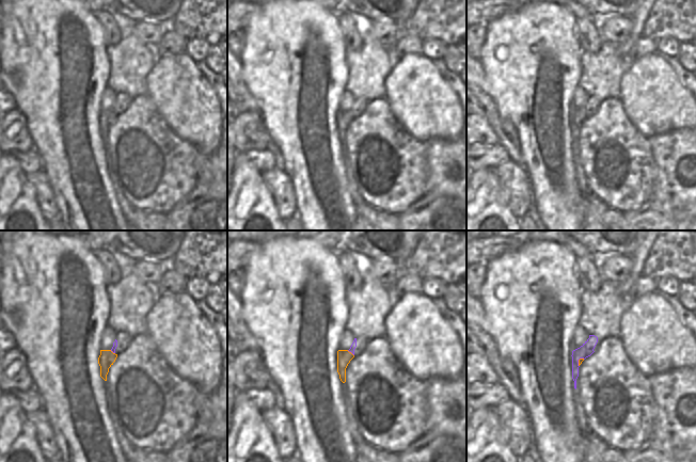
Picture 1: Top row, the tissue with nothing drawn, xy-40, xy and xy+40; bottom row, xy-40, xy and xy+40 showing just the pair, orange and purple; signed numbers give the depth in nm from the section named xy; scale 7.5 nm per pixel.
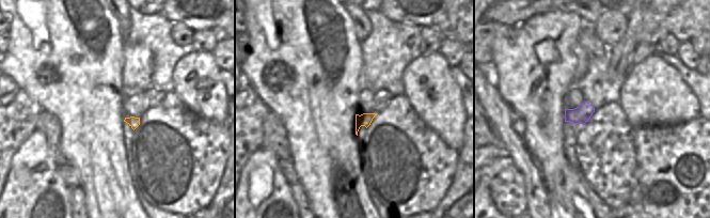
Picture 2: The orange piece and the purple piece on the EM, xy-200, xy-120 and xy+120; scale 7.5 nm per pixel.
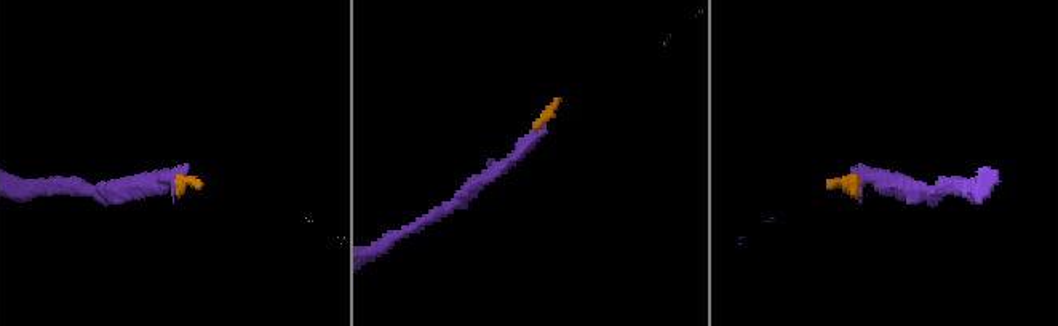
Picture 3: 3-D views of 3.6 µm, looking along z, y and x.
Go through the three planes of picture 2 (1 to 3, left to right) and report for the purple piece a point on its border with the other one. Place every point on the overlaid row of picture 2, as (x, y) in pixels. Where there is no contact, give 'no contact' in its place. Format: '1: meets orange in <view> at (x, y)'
1: no contact
2: no contact
3: no contact

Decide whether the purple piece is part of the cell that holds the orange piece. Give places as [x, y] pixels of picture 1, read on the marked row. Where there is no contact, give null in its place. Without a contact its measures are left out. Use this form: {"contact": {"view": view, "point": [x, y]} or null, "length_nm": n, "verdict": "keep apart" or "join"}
{"contact": {"view": "xy", "point": [350, 352]}, "length_nm": 70, "verdict": "join"}

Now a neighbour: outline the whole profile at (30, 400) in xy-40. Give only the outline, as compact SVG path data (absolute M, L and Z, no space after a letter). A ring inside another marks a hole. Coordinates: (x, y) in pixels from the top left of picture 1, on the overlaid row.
M36 389L11 391L18 400L25 412L35 412L43 408L43 398Z

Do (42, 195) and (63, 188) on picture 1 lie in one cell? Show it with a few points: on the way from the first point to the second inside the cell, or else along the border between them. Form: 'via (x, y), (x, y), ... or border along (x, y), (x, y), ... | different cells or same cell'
border along (43, 169), (52, 189), (59, 213) | different cells

